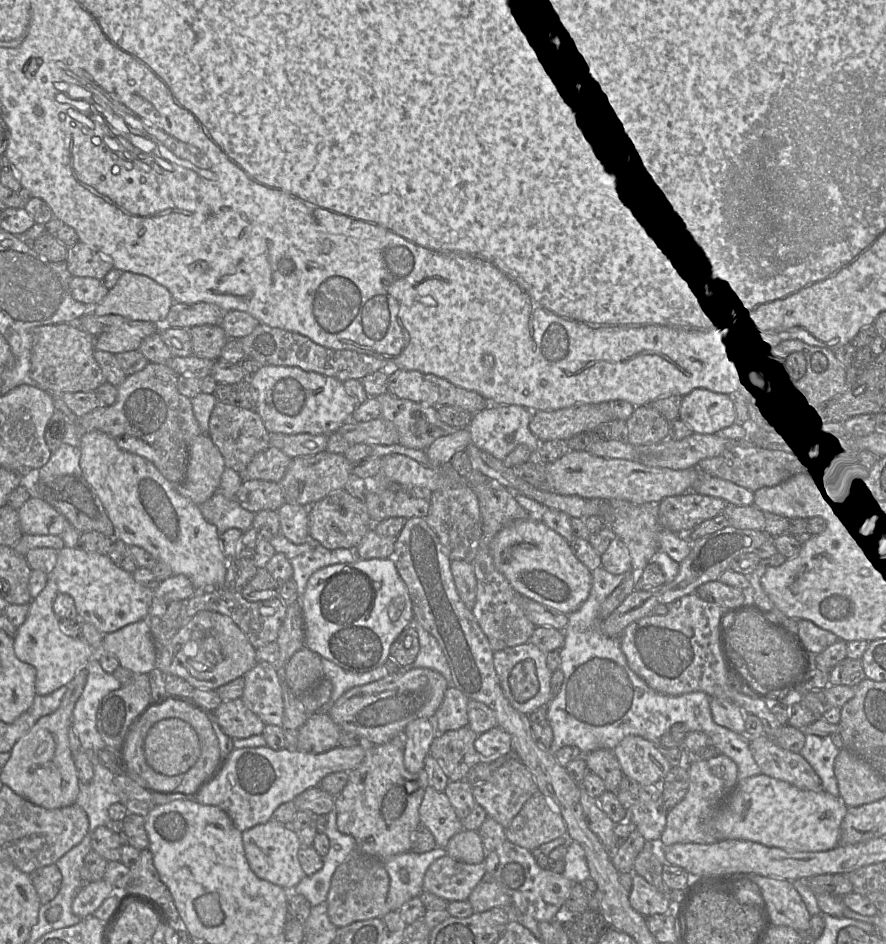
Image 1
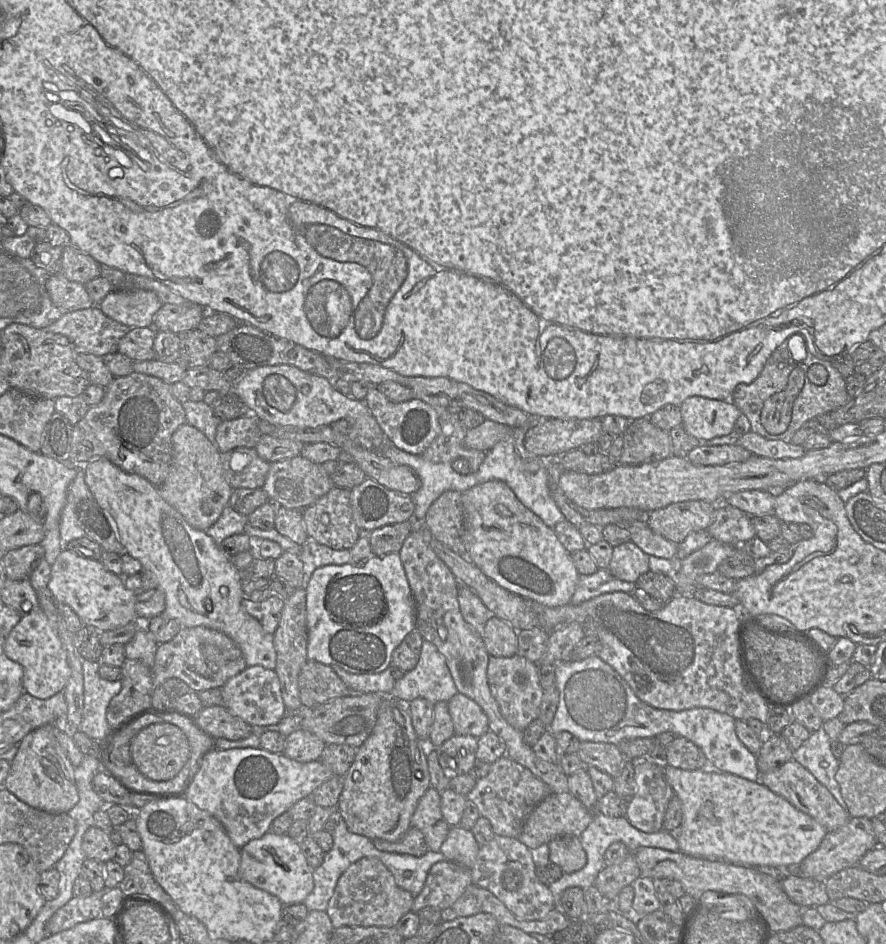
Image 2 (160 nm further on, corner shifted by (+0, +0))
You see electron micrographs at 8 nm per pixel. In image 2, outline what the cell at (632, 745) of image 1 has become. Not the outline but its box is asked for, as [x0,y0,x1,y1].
[664,765,827,878]

